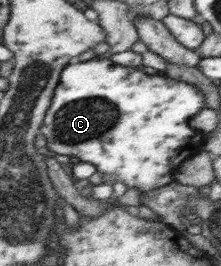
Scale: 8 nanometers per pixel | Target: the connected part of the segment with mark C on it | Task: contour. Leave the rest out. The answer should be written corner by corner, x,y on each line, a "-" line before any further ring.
108,55
96,56
87,62
75,60
63,68
40,134
45,137
46,147
53,155
65,154
76,161
93,164
105,184
113,186
119,181
128,188
149,192
173,182
172,172
202,149
205,133
191,128
190,120
203,109
205,96
193,84
166,75
149,76
142,68
114,64

